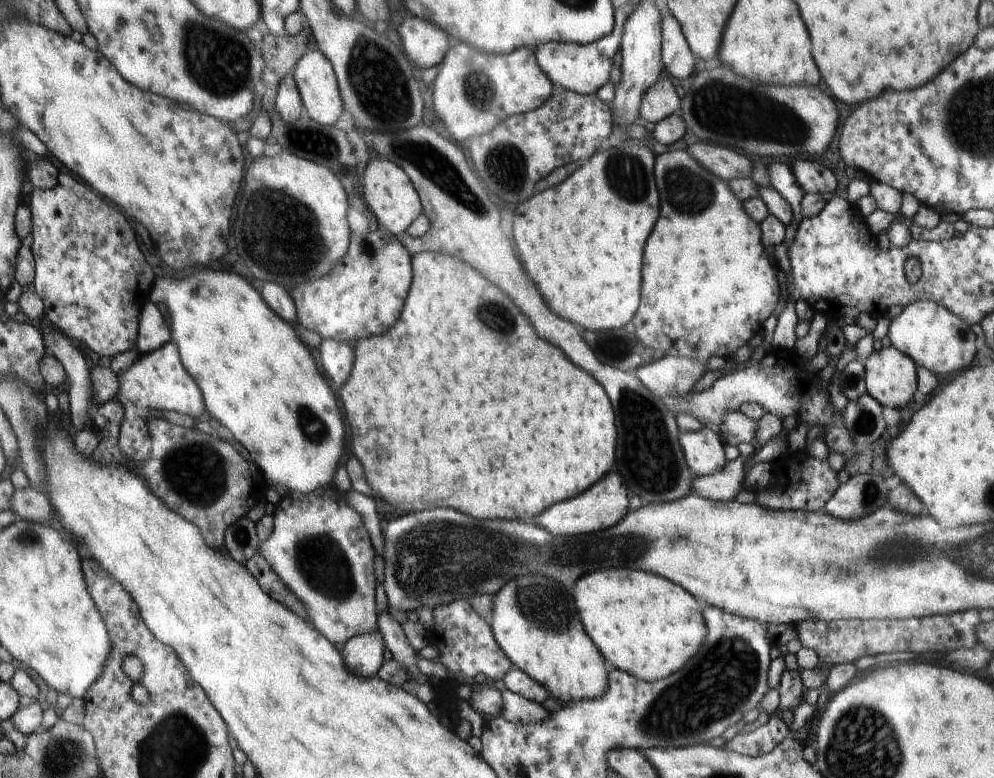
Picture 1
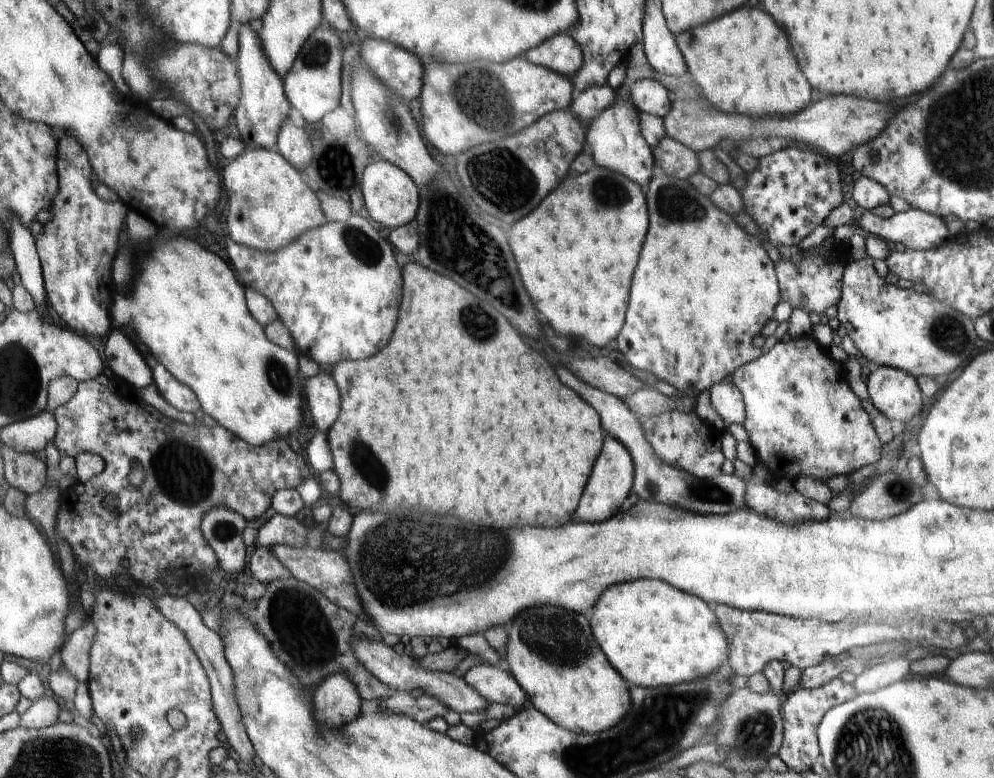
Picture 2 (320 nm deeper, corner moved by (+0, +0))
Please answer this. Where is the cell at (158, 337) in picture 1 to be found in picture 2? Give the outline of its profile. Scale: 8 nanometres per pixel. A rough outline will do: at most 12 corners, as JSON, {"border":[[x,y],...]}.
{"border":[[120,330],[107,338],[105,354],[120,380],[144,388],[154,374]]}

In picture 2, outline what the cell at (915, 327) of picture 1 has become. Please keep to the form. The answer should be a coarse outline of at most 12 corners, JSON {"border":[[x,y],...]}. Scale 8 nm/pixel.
{"border":[[848,261],[837,318],[872,366],[944,380],[974,320]]}

